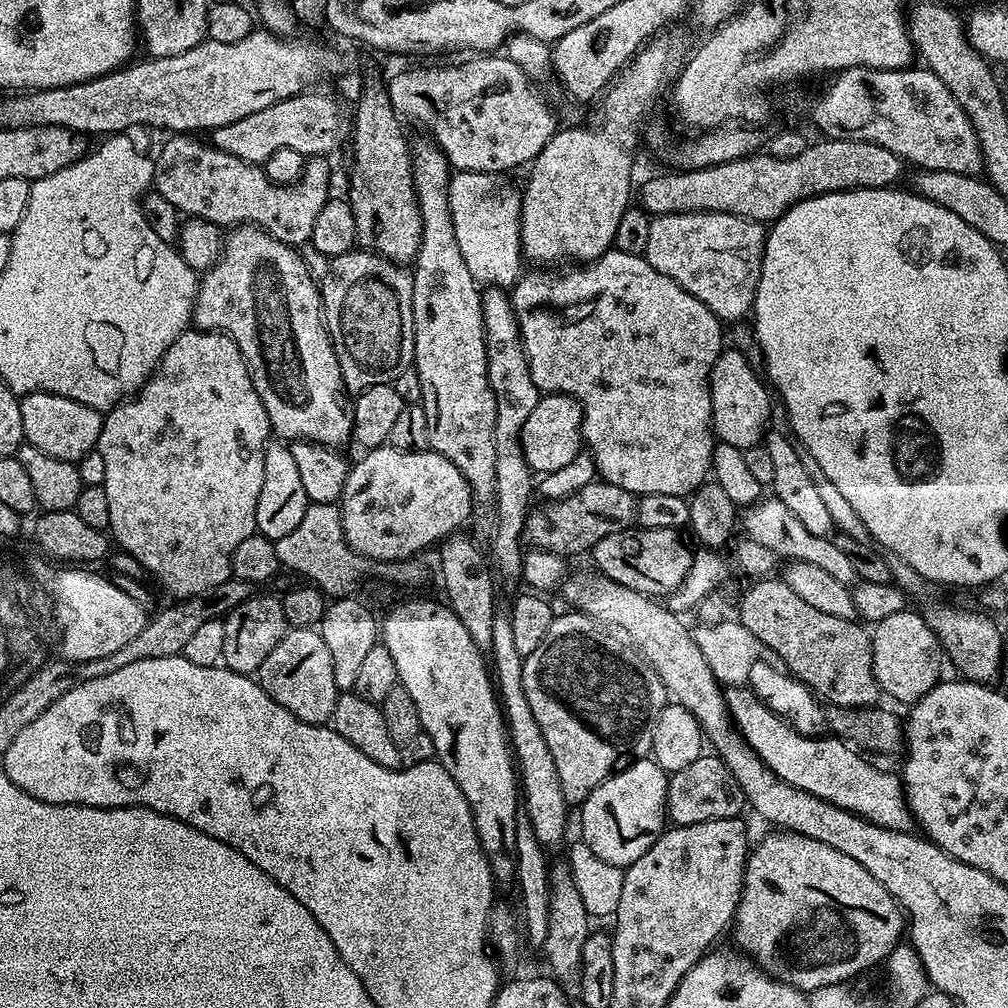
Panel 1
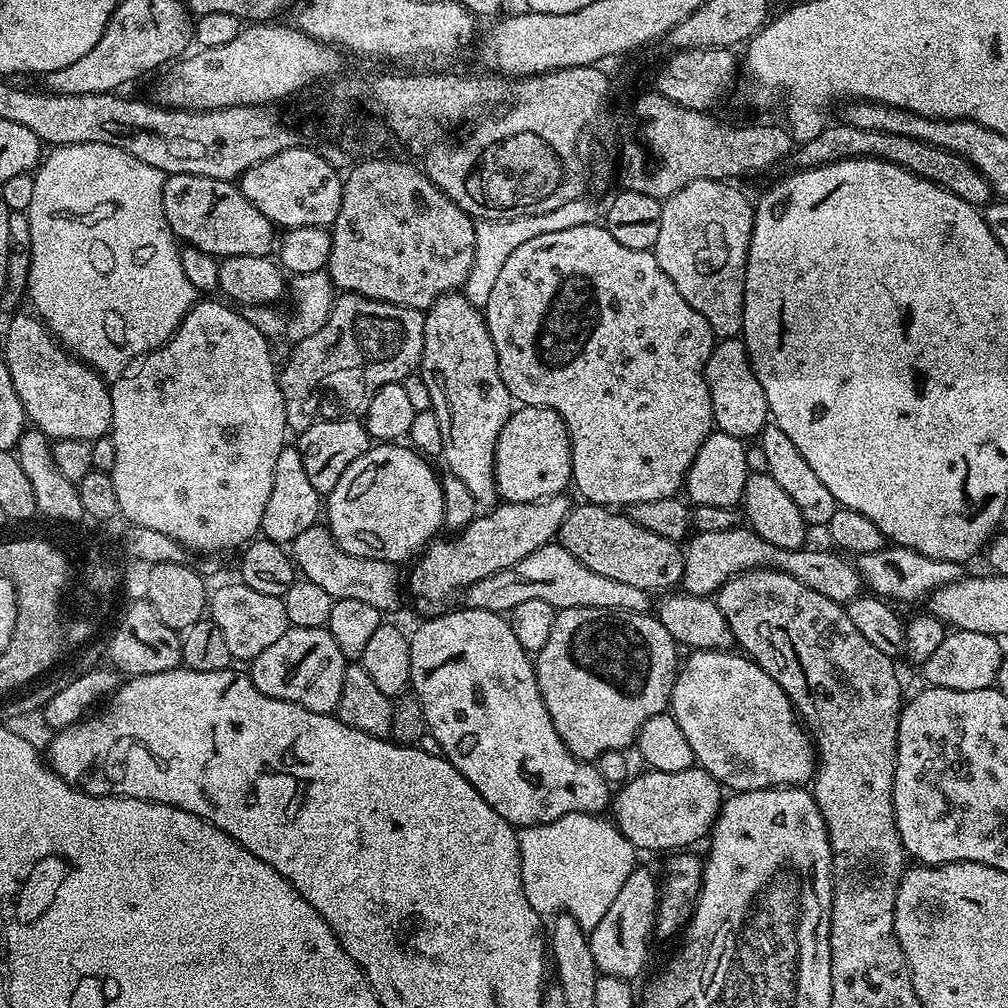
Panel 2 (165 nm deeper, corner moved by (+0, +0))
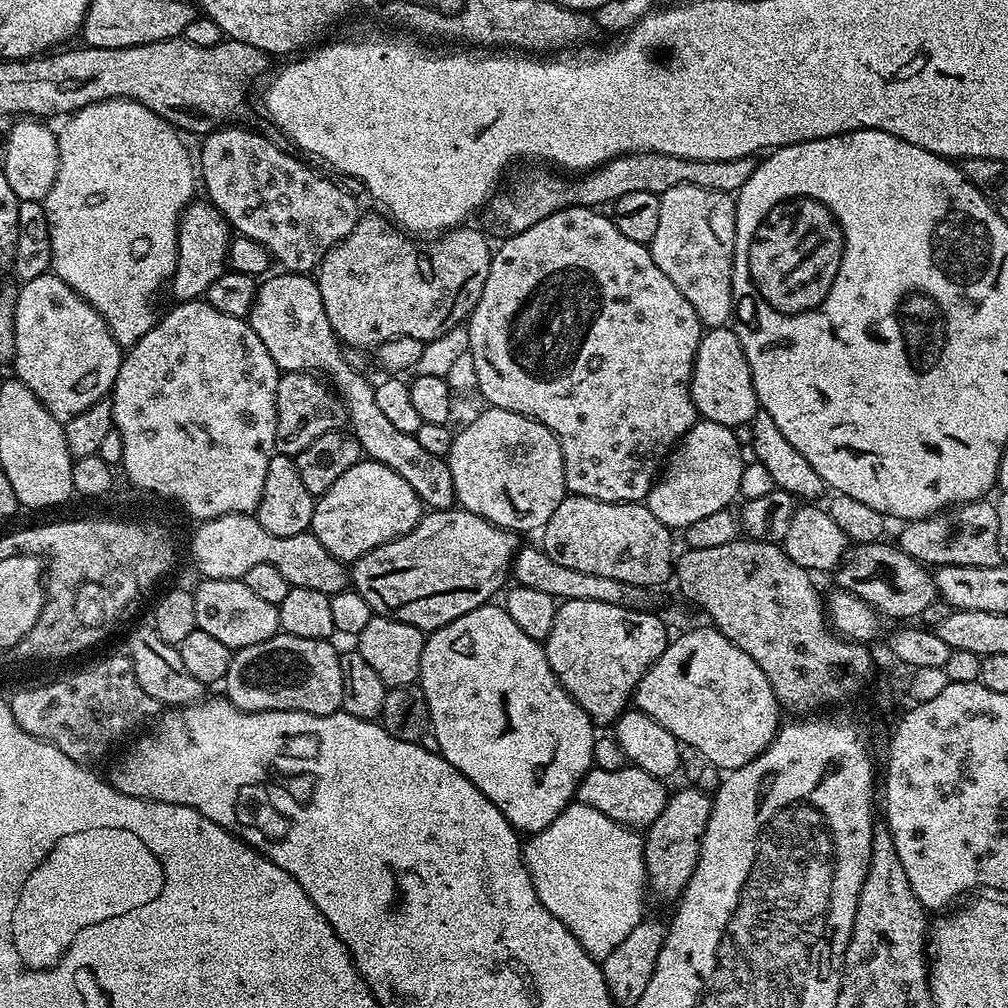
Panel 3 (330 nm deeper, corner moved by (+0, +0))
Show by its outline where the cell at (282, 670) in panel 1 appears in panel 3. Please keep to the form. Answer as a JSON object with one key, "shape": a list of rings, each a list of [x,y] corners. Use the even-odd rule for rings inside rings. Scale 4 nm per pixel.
{"shape":[[[277,634],[266,642],[237,648],[222,681],[223,695],[244,712],[290,710],[329,716],[344,707],[344,669],[335,643]]]}

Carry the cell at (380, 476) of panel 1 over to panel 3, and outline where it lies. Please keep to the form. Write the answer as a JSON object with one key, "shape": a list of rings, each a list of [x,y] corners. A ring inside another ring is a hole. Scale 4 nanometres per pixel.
{"shape":[[[367,458],[350,466],[350,470],[346,470],[346,474],[315,501],[315,506],[311,532],[330,554],[334,554],[334,558],[345,562],[355,562],[370,550],[410,534],[426,511],[402,474],[394,474],[394,470]]]}

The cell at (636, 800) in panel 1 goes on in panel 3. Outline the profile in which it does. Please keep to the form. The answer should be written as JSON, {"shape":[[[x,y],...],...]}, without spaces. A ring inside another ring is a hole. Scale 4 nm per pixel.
{"shape":[[[489,602],[470,610],[470,614],[462,614],[462,618],[454,618],[446,626],[442,626],[438,631],[431,633],[425,639],[422,650],[422,666],[420,667],[420,678],[418,686],[424,692],[426,702],[430,706],[430,718],[432,727],[430,729],[431,739],[436,739],[435,747],[441,756],[450,762],[467,780],[474,782],[498,810],[502,810],[505,818],[512,823],[513,828],[520,834],[531,834],[546,830],[562,810],[576,800],[576,788],[582,782],[582,778],[593,768],[596,756],[596,732],[594,721],[588,717],[586,710],[574,702],[574,698],[560,685],[554,670],[548,661],[548,655],[544,653],[544,644],[541,641],[530,638],[518,630],[518,625],[512,621],[510,614],[506,614],[503,606],[496,602]]]}

